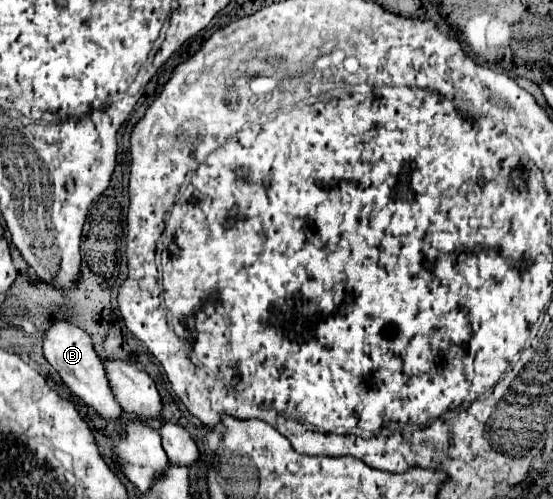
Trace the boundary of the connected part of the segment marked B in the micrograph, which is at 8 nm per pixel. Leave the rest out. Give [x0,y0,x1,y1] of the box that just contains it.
[43,322,123,422]

